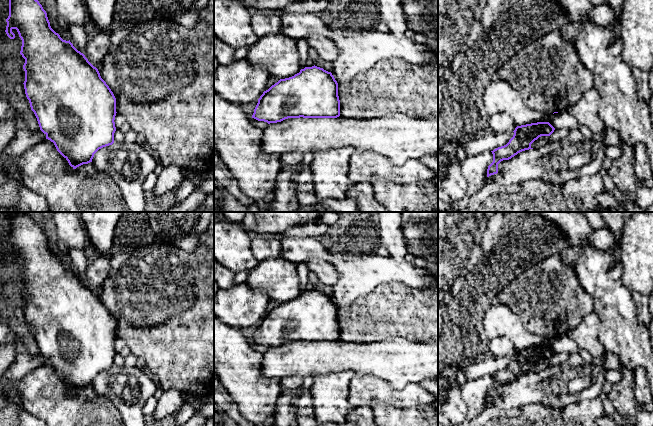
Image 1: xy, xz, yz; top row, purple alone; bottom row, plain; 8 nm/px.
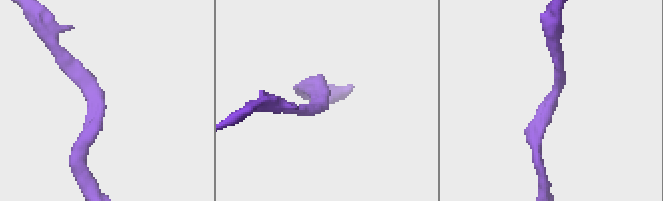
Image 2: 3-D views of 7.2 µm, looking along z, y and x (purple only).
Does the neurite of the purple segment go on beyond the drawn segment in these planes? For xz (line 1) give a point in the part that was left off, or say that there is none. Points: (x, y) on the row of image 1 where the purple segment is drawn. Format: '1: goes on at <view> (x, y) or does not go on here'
1: does not go on here

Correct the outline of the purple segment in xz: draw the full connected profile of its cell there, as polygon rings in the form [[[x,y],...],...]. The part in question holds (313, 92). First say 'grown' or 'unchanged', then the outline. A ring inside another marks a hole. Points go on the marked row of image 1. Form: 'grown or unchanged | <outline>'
unchanged | [[[312,66],[292,77],[280,79],[258,99],[252,118],[268,124],[288,118],[337,118],[340,116],[338,83],[331,72]]]

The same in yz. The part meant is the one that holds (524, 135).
unchanged | [[[537,122],[517,126],[513,137],[509,142],[494,149],[493,162],[488,166],[487,177],[498,173],[498,164],[503,160],[509,160],[518,153],[533,149],[531,144],[541,136],[550,136],[555,128],[549,122]]]

